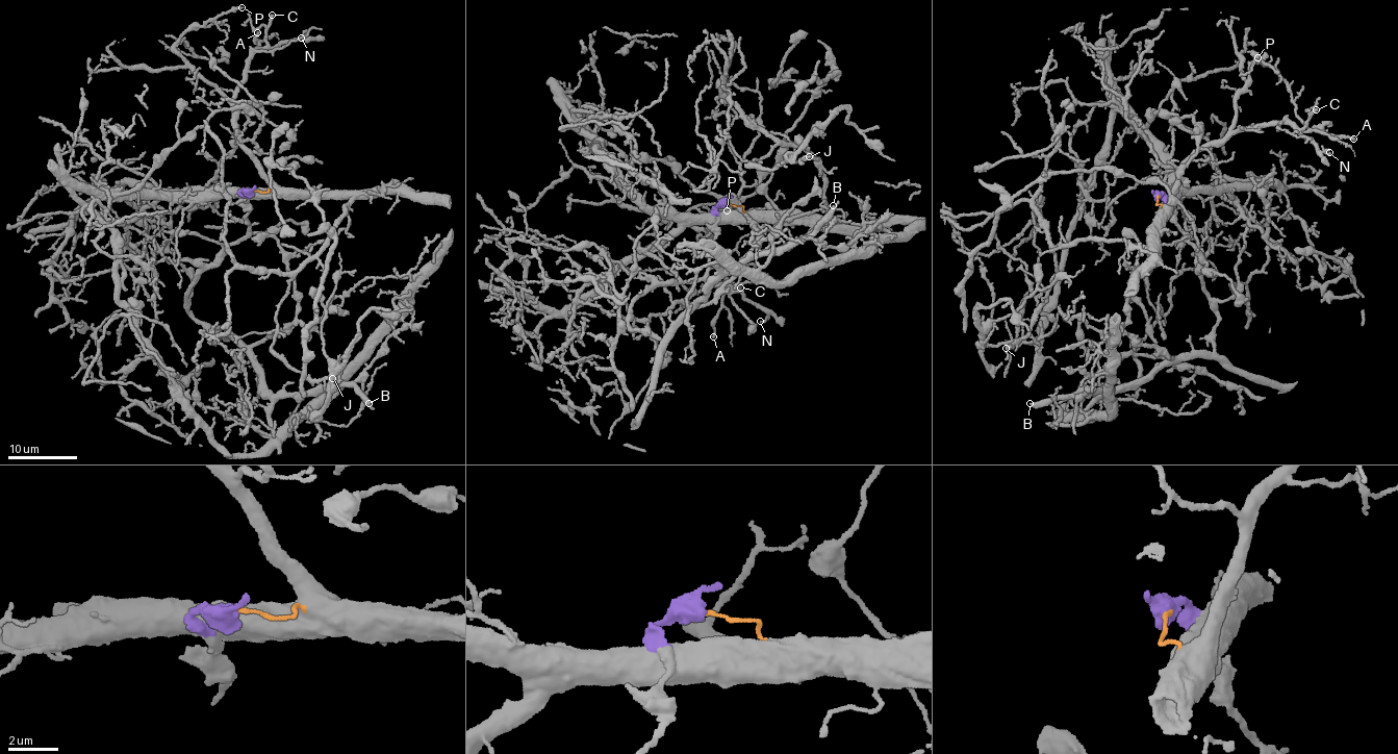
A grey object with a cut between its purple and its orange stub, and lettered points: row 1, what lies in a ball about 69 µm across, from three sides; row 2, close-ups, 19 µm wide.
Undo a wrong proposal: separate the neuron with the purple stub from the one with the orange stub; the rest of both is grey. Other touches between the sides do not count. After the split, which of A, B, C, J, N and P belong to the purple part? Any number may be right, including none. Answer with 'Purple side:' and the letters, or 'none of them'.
Purple side: B

